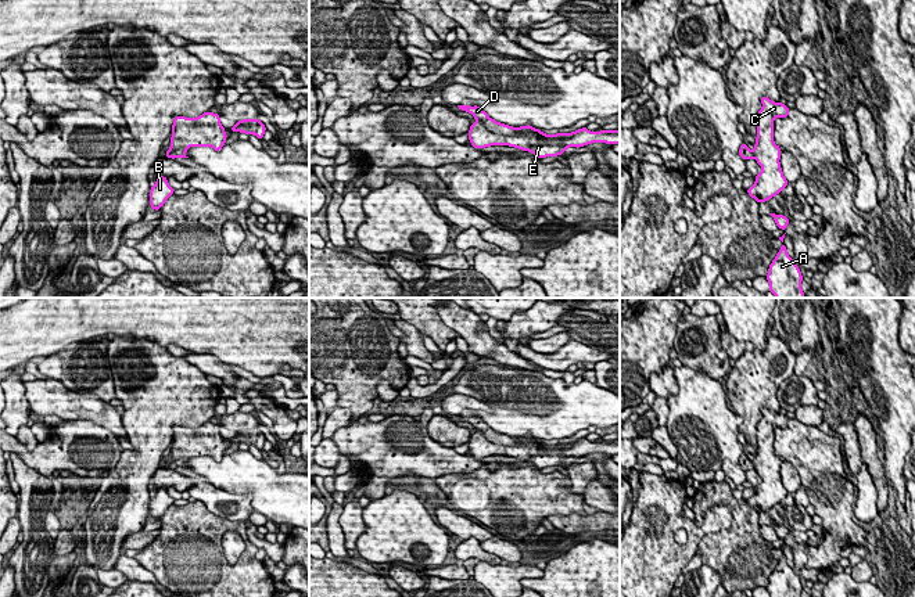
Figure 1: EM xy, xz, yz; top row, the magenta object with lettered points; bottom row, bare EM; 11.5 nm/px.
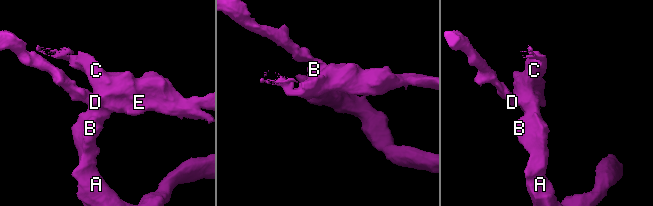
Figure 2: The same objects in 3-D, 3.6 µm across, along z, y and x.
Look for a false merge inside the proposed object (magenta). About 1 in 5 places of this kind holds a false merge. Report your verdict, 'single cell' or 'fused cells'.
fused cells

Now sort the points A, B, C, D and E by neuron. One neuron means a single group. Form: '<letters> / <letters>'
A B C E / D

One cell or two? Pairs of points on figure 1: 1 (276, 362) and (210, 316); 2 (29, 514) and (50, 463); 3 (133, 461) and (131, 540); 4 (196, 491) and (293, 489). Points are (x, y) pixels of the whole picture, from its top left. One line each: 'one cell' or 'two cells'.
1: one cell
2: two cells
3: two cells
4: two cells

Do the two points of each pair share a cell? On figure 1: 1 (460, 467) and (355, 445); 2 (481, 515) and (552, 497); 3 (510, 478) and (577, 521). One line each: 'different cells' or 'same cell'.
1: same cell
2: same cell
3: different cells

